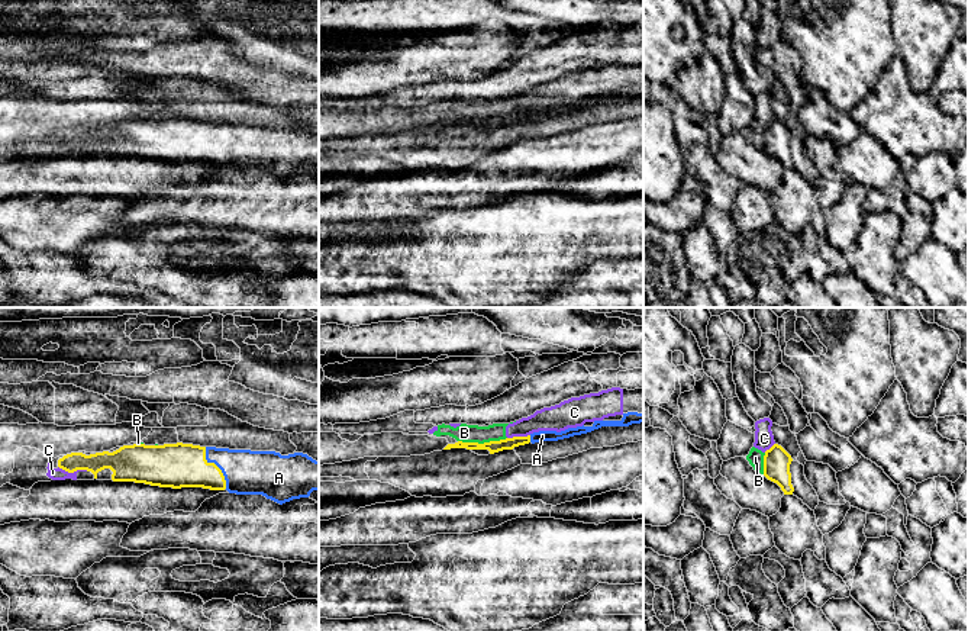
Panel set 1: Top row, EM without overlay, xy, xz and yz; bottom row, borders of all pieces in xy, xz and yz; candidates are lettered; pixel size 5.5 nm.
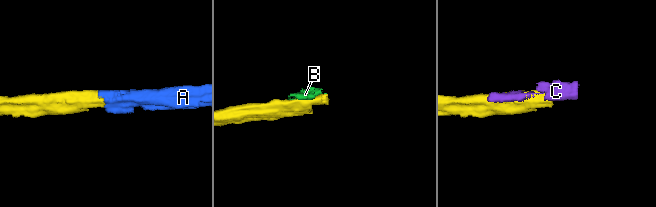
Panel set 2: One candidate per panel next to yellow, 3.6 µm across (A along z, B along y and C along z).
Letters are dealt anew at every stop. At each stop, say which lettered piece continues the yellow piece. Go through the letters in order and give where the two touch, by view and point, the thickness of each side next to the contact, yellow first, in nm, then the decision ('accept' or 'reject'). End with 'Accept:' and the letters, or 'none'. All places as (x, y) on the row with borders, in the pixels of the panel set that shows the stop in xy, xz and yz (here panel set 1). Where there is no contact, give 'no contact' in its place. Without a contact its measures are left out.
A: xy (216, 466) | 240/240 nm | accept
B: xz (481, 444) | 70/100 nm | reject
C: xy (73, 472) | 110/70 nm | reject
Accept: A

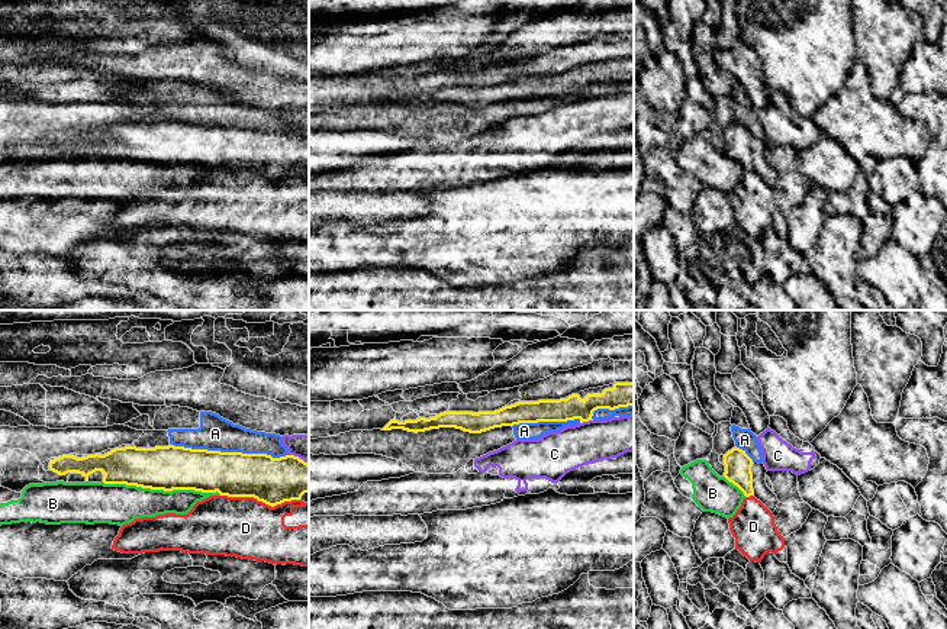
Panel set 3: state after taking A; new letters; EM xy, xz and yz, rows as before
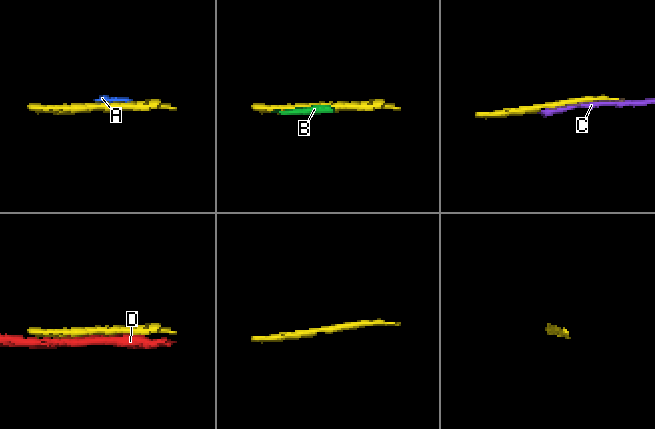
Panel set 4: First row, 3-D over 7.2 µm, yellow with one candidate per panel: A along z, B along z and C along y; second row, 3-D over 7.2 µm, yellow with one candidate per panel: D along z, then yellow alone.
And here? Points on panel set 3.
A: xy (228, 452) | 260/190 nm | reject
B: xy (163, 489) | 240/220 nm | reject
C: xz (586, 421) | 140/240 nm | reject
D: xy (260, 500) | 260/340 nm | reject
Accept: none

